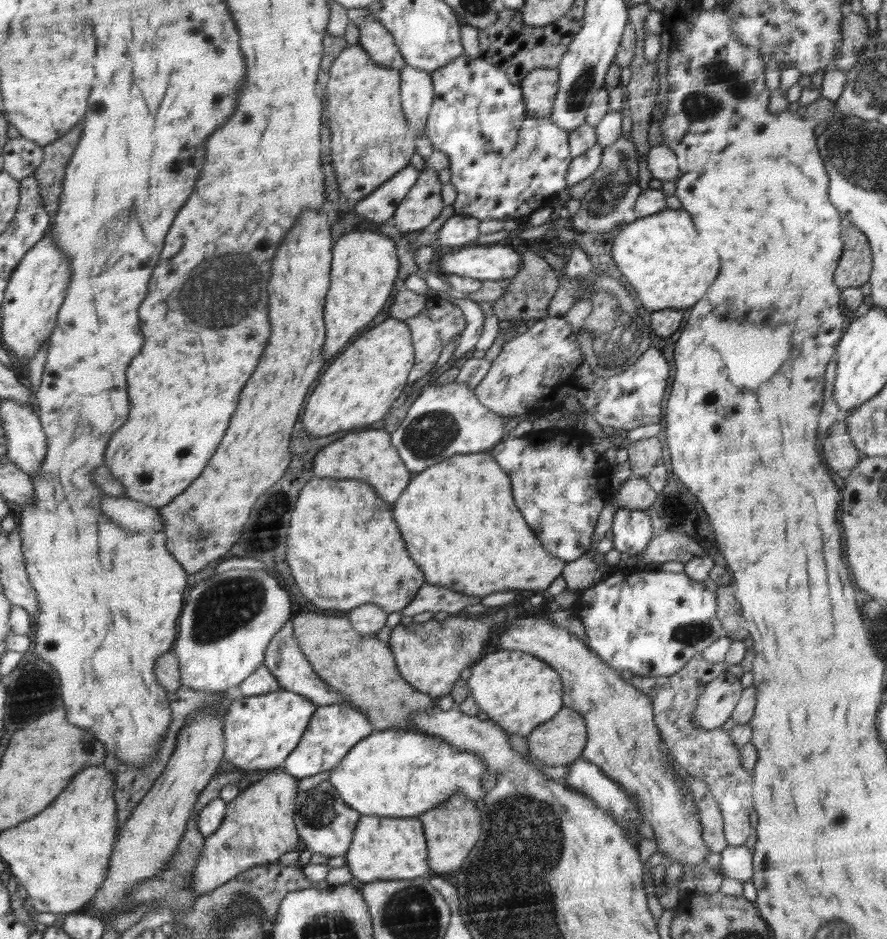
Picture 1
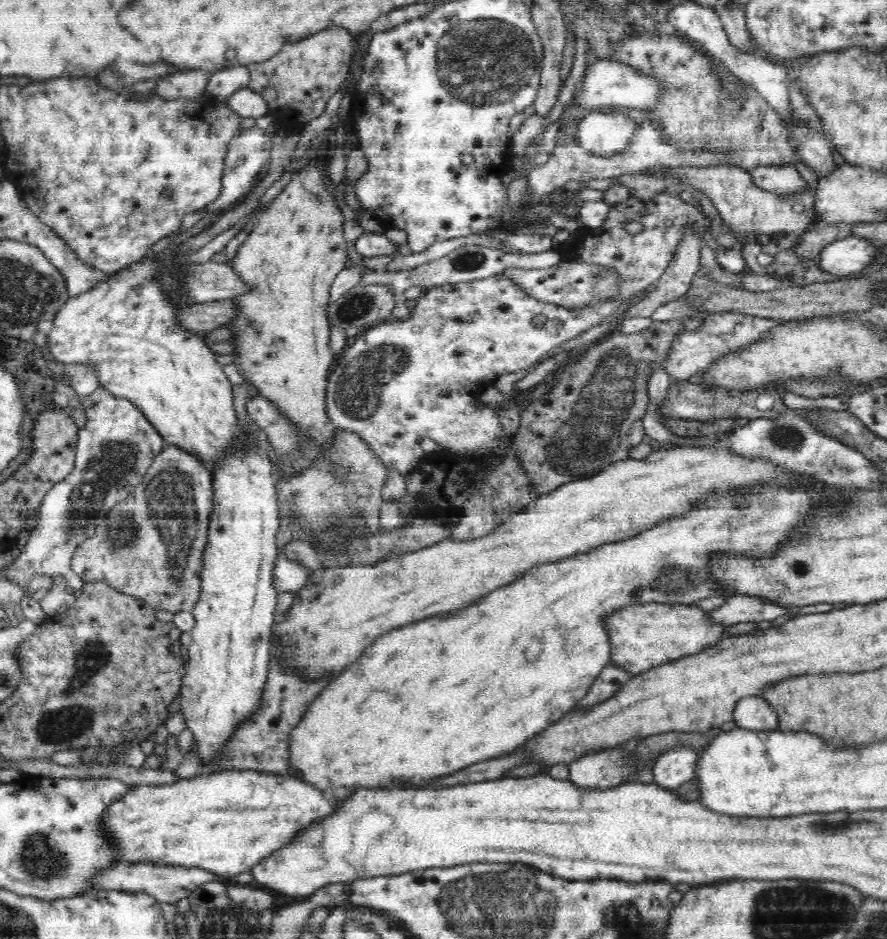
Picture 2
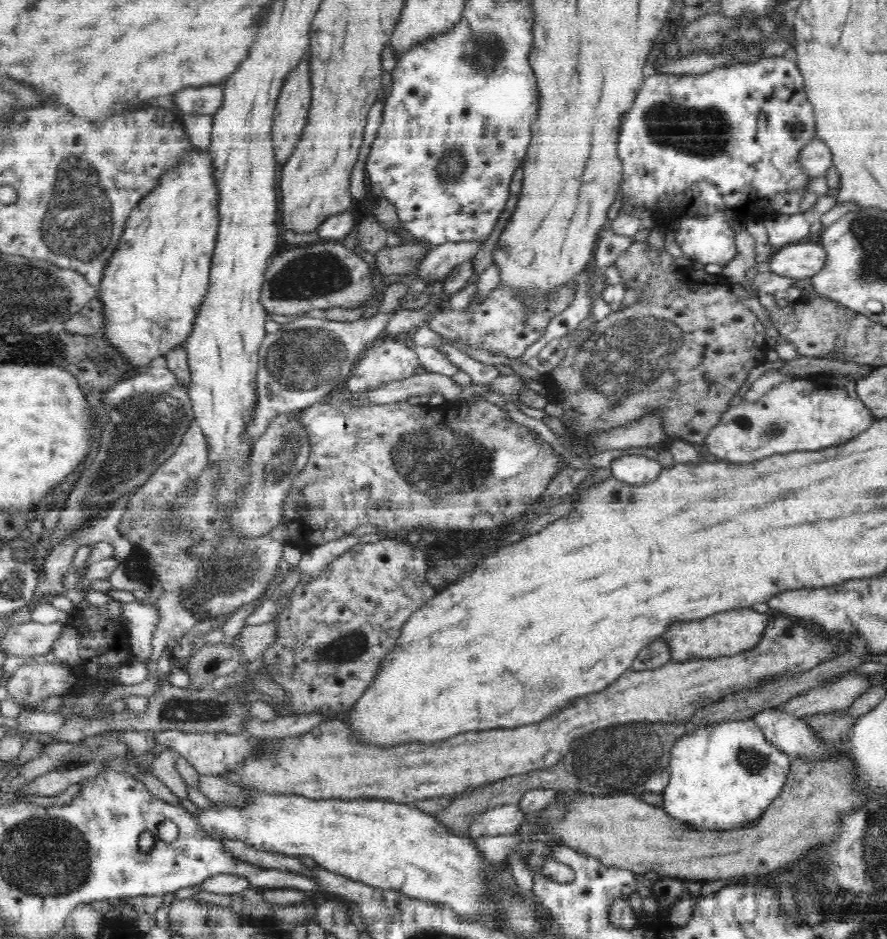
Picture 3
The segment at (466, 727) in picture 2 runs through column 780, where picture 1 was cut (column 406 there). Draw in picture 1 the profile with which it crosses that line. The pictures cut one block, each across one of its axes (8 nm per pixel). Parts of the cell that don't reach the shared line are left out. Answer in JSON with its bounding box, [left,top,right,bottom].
[394,452,567,598]

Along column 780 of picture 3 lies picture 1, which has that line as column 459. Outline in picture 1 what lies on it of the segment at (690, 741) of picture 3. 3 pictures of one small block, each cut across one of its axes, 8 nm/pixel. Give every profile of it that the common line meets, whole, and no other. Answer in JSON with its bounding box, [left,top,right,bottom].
[330,729,488,817]

